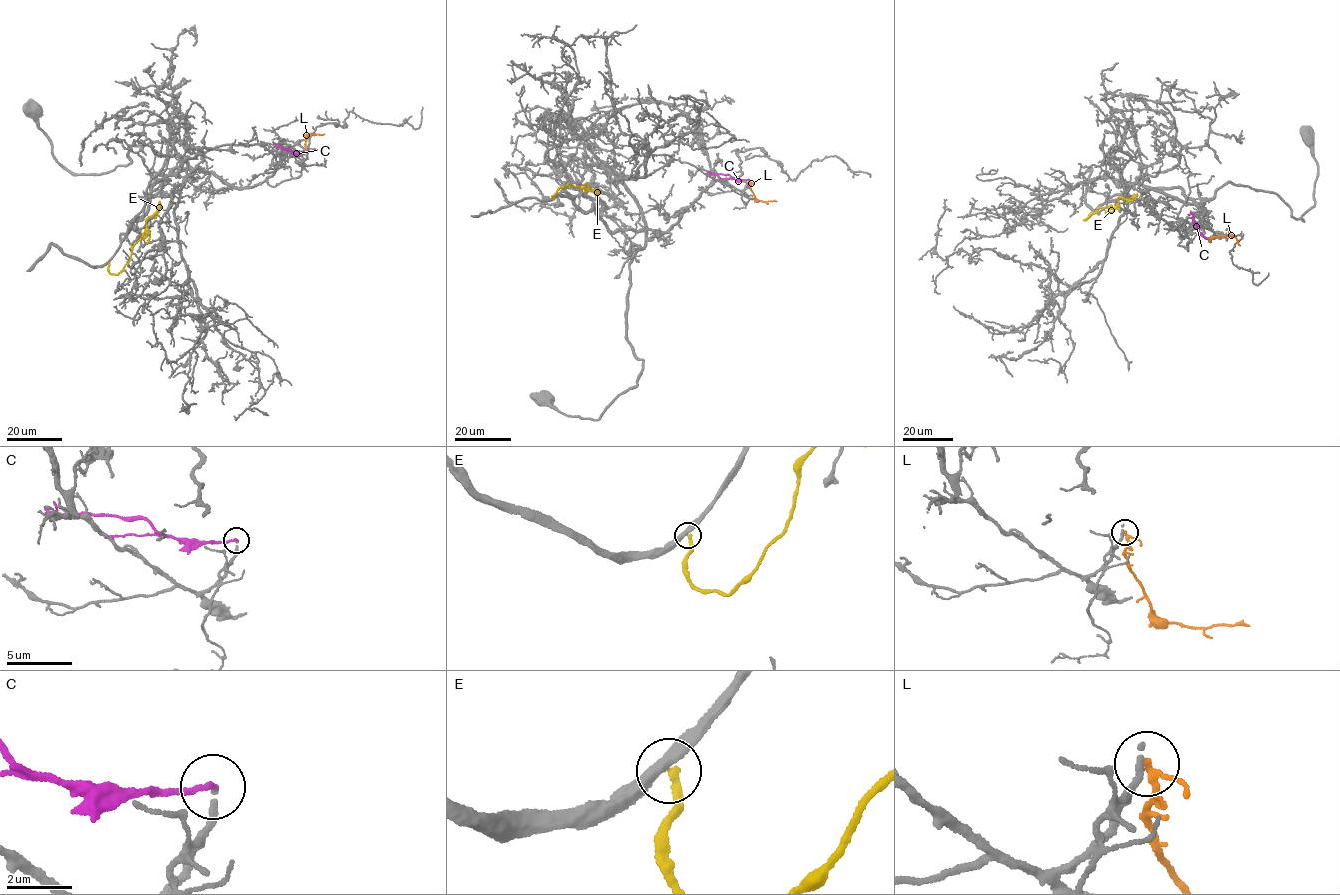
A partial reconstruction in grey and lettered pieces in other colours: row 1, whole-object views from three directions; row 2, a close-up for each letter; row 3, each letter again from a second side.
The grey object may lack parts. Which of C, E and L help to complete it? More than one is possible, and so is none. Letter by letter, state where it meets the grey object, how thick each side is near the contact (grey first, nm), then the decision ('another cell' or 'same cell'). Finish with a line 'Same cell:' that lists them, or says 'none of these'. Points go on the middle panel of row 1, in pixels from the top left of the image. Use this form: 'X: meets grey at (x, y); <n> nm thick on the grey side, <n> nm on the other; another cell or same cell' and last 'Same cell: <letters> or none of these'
C: meets grey at (748, 179); 170 nm thick on the grey side, 160 nm on the other; another cell
E: meets grey at (553, 199); 400 nm thick on the grey side, 240 nm on the other; another cell
L: meets grey at (749, 181); 170 nm thick on the grey side, 150 nm on the other; another cell
Same cell: none of these

